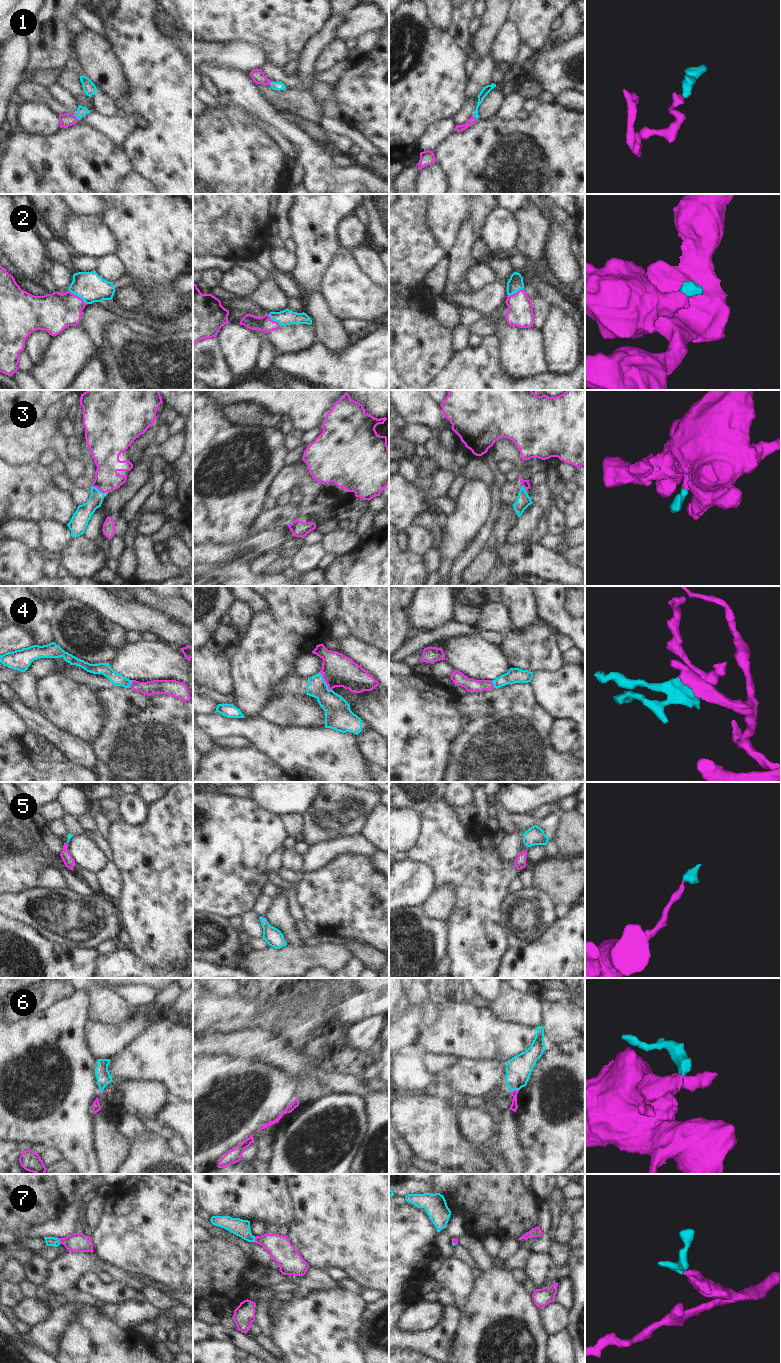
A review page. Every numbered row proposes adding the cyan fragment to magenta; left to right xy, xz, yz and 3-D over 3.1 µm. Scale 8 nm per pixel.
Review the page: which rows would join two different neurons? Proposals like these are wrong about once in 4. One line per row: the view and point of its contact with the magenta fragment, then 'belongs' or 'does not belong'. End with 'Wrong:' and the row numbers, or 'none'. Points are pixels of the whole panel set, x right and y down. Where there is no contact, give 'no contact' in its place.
1: contact xy (76, 117); belongs
2: contact xy (77, 296); belongs
3: contact xy (98, 489); belongs
4: contact xz (325, 682); belongs
5: contact xz (262, 917); belongs
6: contact yz (514, 1090); belongs
7: contact xy (59, 1241); belongs
Wrong: none

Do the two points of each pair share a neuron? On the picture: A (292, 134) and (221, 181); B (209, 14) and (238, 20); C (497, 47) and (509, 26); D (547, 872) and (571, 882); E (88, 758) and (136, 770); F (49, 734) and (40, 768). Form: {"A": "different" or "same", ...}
{"A": "different", "B": "same", "C": "same", "D": "same", "E": "different", "F": "different"}

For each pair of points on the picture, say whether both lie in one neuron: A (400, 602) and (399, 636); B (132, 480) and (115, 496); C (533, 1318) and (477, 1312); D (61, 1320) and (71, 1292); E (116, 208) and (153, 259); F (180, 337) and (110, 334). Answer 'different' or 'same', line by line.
A: same
B: same
C: same
D: different
E: same
F: same

